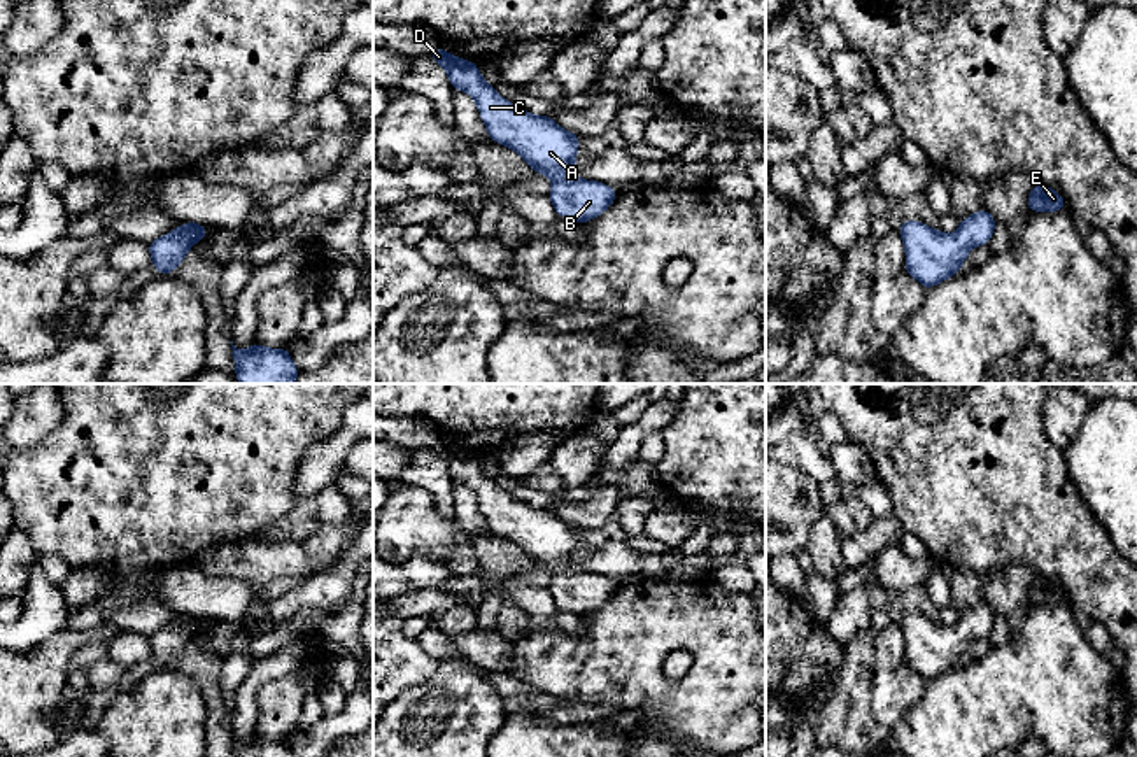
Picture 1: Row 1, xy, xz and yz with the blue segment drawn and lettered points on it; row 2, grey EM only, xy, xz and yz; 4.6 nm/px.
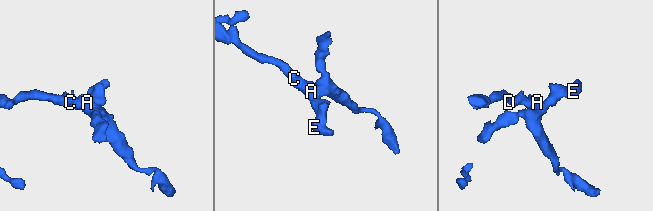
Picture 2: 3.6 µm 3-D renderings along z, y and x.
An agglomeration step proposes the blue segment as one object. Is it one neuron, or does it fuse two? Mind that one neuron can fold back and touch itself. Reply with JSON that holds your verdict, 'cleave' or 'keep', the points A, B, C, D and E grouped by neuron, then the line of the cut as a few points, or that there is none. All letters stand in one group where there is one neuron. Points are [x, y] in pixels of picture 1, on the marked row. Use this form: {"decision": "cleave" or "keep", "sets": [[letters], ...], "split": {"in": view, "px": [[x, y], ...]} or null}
{"decision": "keep", "sets": [["A", "B", "C", "D", "E"]], "split": null}

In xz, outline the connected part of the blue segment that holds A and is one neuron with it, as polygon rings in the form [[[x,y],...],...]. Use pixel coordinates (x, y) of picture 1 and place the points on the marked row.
[[[440,46],[429,54],[447,70],[454,89],[468,93],[480,112],[492,142],[519,152],[533,172],[552,180],[548,198],[559,217],[575,223],[596,219],[610,209],[618,193],[597,180],[576,179],[580,137],[561,128],[548,116],[534,116],[505,100],[487,84],[477,63],[452,56]]]

